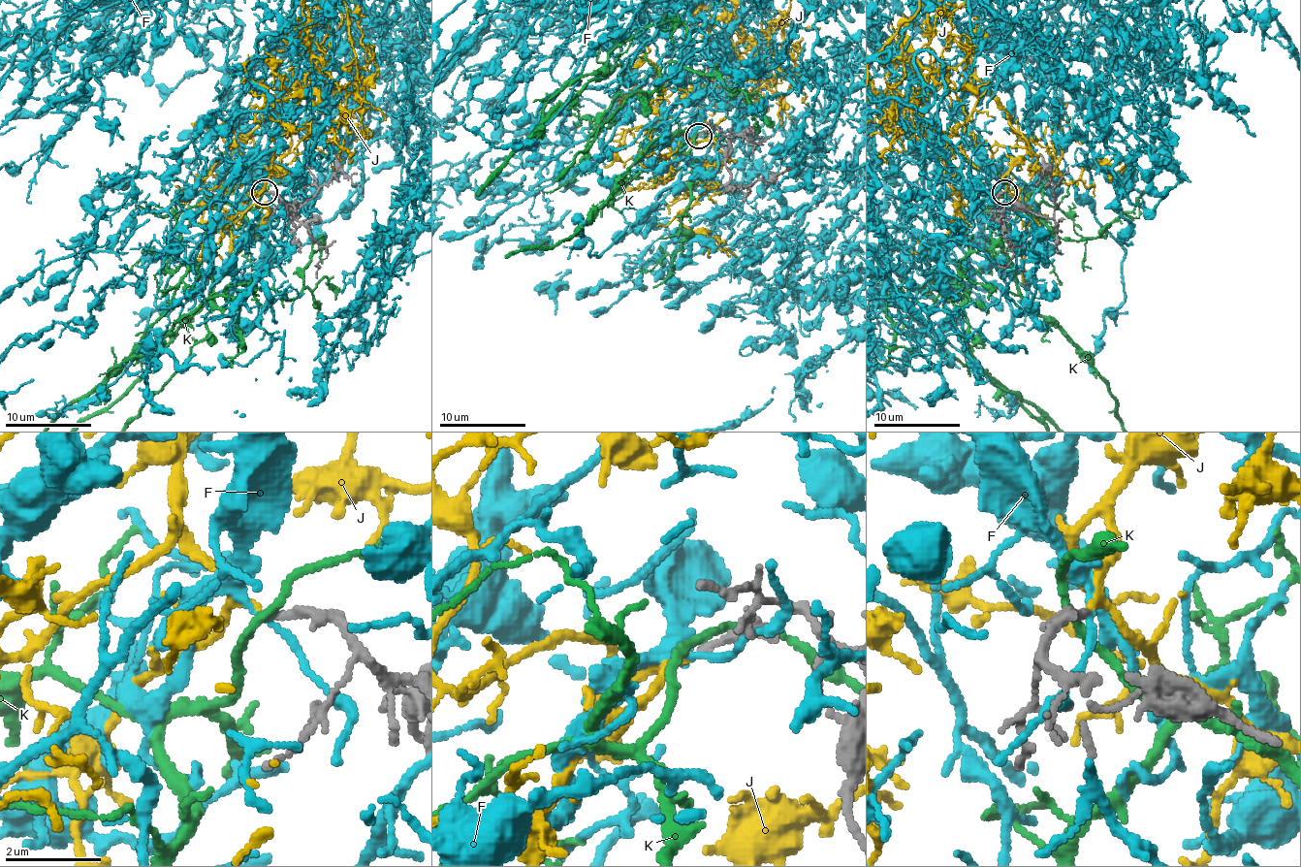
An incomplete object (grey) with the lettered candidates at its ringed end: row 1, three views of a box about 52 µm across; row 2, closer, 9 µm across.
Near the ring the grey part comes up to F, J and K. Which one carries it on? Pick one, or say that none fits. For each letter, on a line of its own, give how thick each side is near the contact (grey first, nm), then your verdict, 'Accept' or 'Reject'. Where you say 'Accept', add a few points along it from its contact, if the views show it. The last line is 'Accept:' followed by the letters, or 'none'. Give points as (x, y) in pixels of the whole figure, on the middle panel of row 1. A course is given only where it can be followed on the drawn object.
F: Thickness 180 nm (grey) against 130 nm. Reject
J: Thickness 170 nm (grey) against 150 nm. Accept
K: Thickness 200 nm (grey) against 160 nm. Reject
Accept: J

